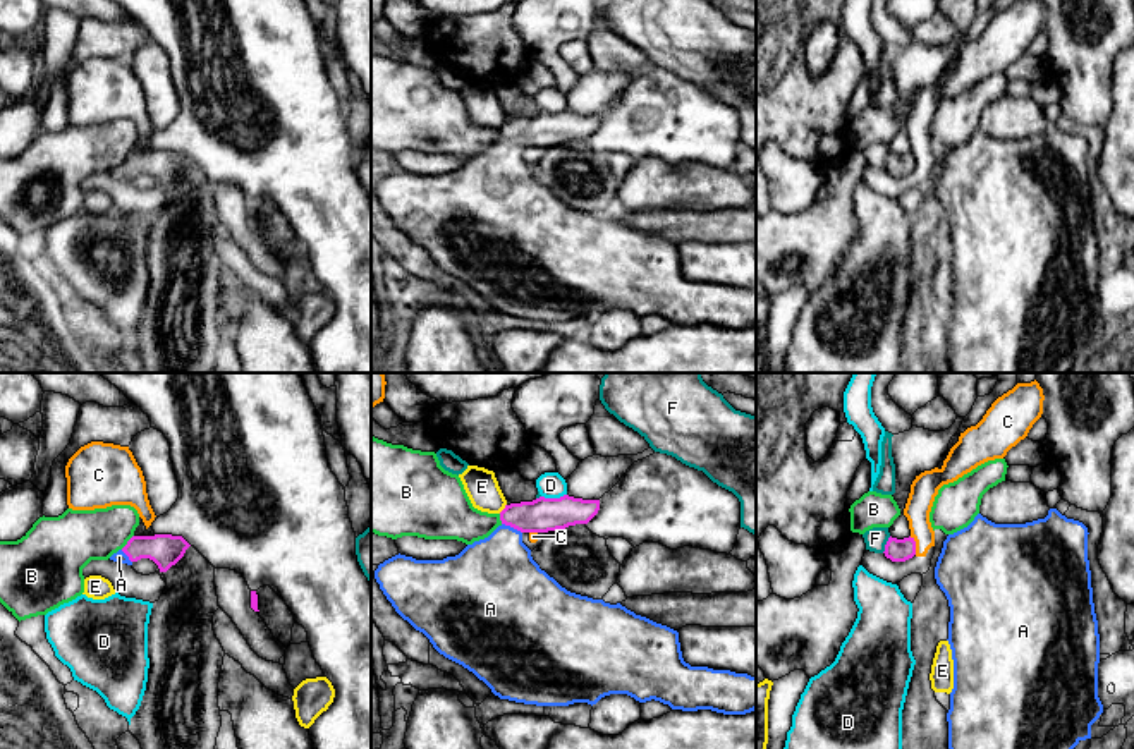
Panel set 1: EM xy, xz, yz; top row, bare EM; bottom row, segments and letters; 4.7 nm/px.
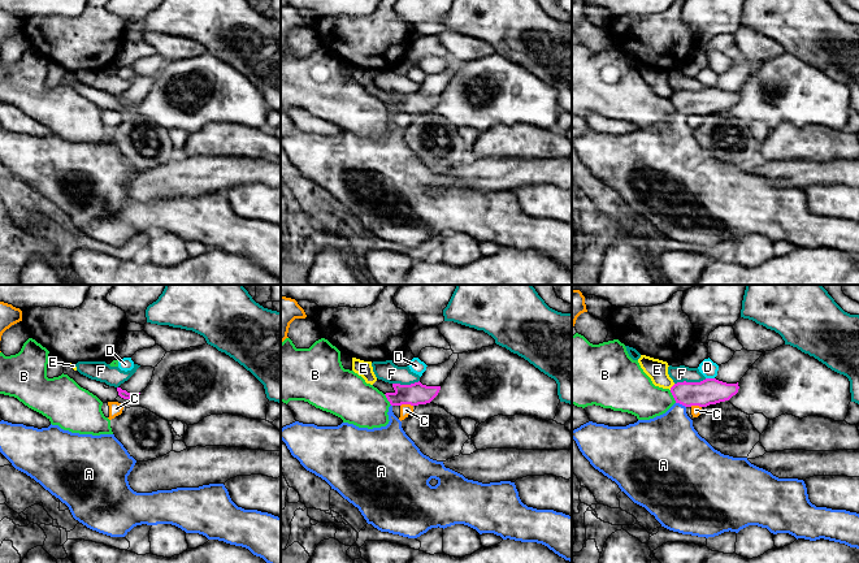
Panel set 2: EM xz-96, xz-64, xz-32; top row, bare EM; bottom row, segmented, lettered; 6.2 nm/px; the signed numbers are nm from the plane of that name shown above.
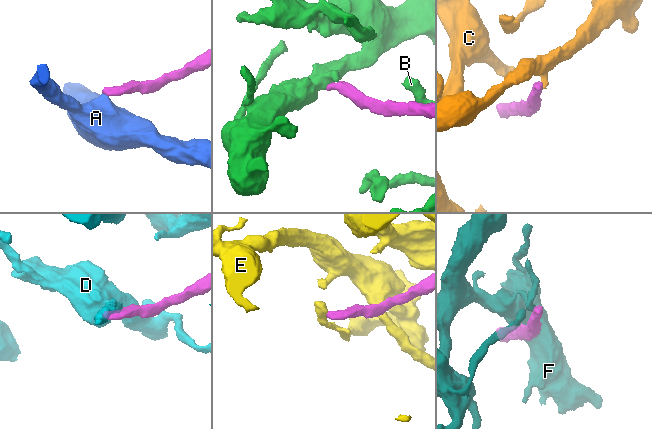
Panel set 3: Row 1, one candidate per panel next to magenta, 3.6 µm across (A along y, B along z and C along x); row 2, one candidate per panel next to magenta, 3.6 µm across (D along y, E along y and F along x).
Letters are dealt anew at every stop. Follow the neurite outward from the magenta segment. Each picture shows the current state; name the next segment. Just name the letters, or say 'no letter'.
A

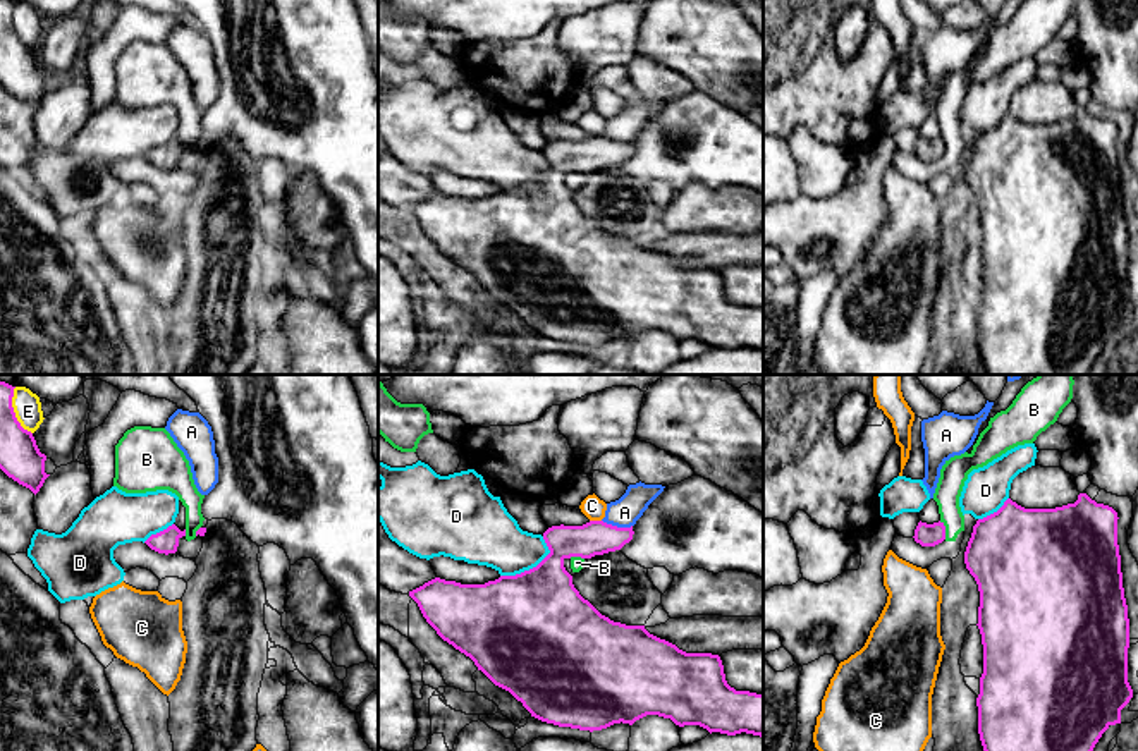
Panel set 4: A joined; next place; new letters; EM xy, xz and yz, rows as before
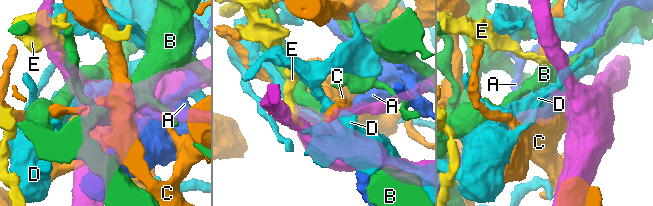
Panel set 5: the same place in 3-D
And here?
no letter

